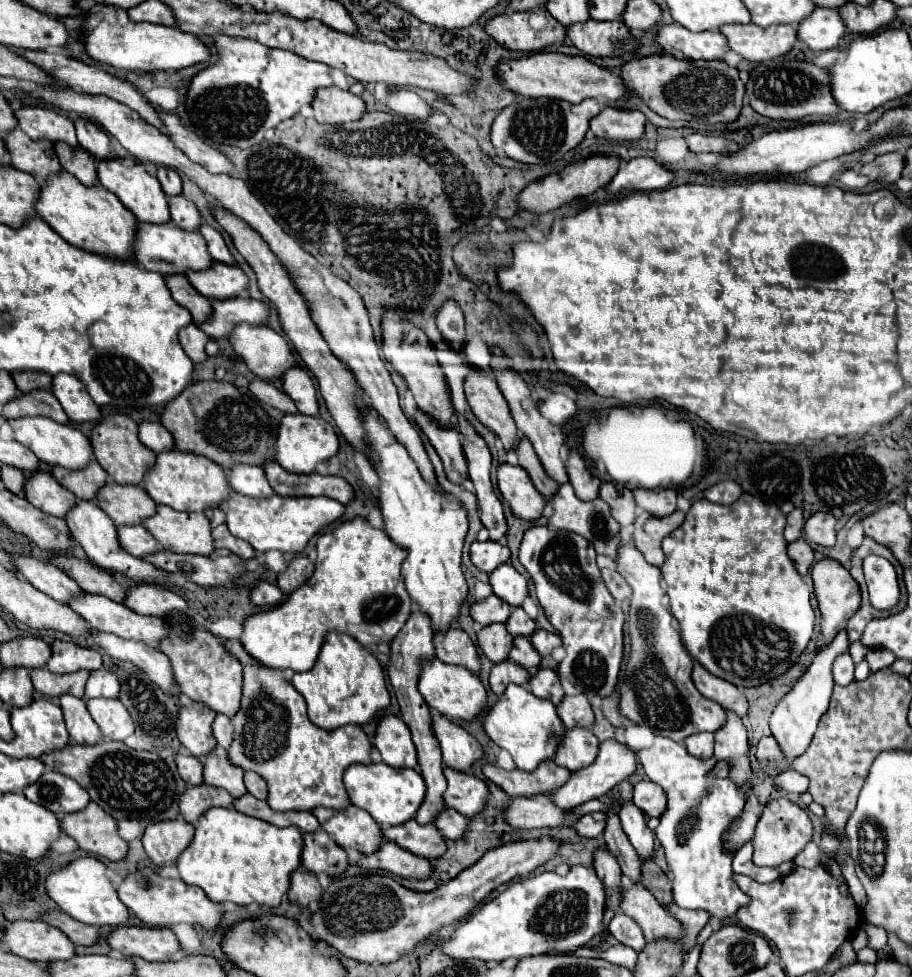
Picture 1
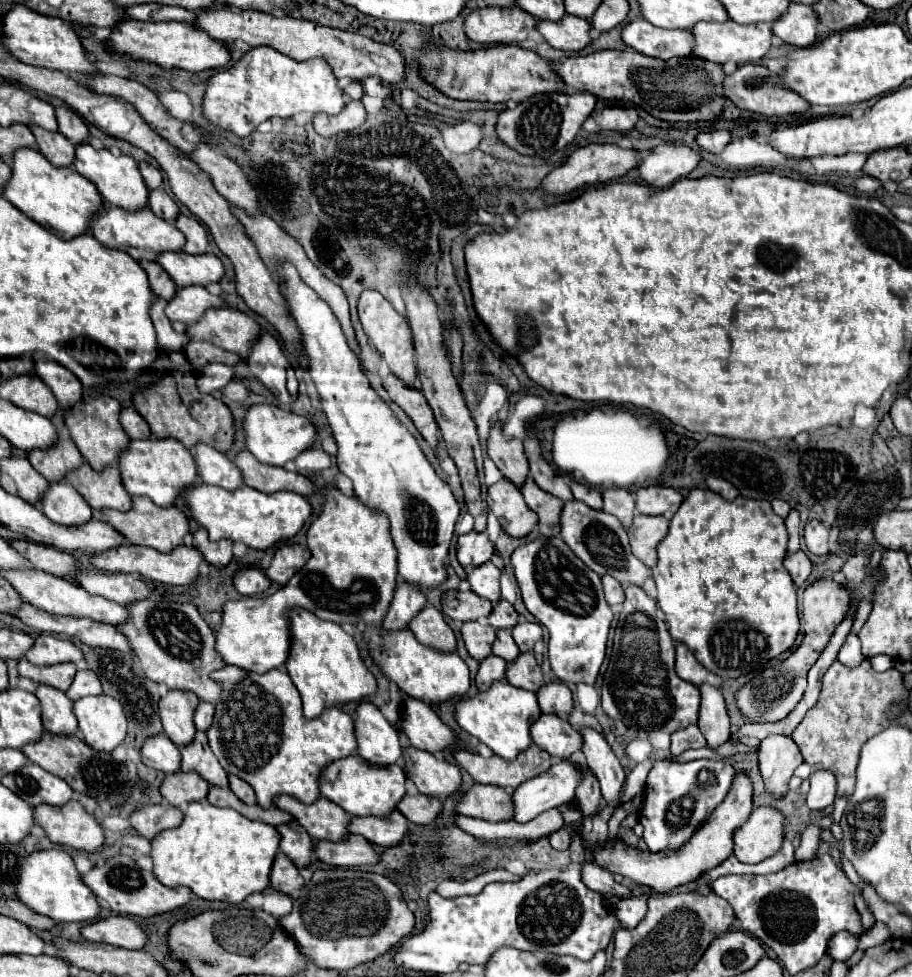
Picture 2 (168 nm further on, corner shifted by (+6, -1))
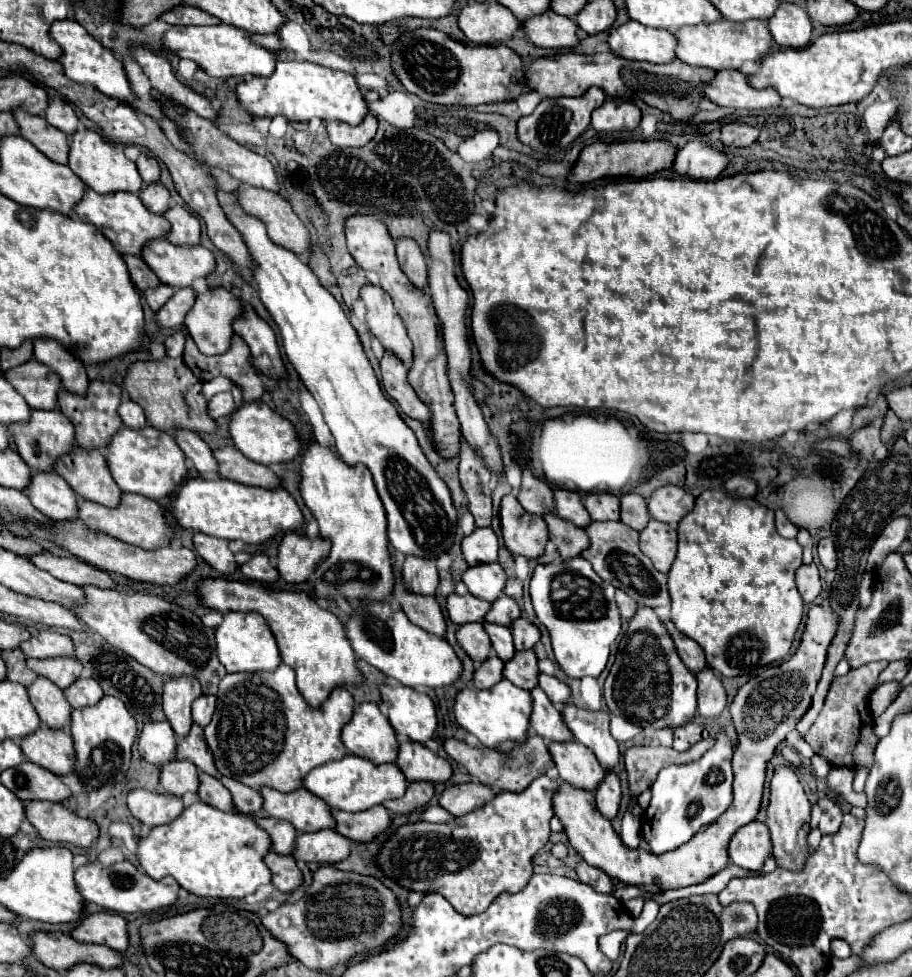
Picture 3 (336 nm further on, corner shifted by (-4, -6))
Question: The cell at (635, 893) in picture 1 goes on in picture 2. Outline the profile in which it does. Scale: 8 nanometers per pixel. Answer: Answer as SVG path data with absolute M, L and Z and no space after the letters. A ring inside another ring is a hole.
M587 861L583 865L583 883L597 893L609 893L609 895L615 895L615 897L621 897L621 899L631 899L633 897L629 887L625 887L621 883L615 883L613 875L607 869L599 867L597 863Z

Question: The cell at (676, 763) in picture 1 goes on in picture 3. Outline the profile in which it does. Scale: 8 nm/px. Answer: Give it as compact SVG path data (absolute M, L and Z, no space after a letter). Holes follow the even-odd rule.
M725 730L715 734L715 744L697 762L665 766L651 786L653 798L643 814L643 838L653 854L663 854L691 840L703 824L715 822L733 800L733 742Z

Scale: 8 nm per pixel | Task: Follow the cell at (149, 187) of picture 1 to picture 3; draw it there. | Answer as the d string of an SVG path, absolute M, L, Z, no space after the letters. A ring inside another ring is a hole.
M77 130L71 134L69 144L69 168L95 192L107 194L107 192L133 192L137 194L143 188L143 180L135 168L135 162L127 160L123 152L117 152L111 142L107 142L99 132L95 130Z

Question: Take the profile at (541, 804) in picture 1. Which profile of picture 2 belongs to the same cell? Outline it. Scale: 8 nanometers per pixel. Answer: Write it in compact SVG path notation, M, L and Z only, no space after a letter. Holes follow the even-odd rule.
M475 785L467 795L461 797L457 813L499 823L513 819L513 797L495 785Z

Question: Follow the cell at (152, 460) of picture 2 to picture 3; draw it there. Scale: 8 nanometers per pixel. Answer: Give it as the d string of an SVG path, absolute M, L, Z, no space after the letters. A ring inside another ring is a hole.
M127 426L119 428L107 444L105 460L113 480L123 492L141 494L153 500L171 494L187 478L185 456L181 448L175 444L175 438L169 432L153 430L153 426L145 426L139 430L131 430Z

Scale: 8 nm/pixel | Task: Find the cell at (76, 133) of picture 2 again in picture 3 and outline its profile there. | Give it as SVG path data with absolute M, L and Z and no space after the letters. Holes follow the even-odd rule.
M63 98L49 100L49 106L45 110L45 120L69 136L77 130L77 124L79 124L79 118L77 118L73 106L69 102L65 102Z

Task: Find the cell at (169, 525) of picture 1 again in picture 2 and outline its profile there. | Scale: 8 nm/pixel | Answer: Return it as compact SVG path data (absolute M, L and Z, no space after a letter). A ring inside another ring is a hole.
M133 497L133 509L129 511L115 511L115 509L105 509L95 513L97 519L111 523L119 533L125 535L125 539L133 545L143 545L143 547L153 547L157 551L169 553L183 545L185 535L189 533L189 519L187 515L177 509L177 507L157 507L149 497Z

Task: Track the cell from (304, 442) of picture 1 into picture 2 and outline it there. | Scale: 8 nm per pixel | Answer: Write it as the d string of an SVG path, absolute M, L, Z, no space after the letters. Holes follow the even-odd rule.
M251 405L249 413L245 415L245 437L249 451L267 465L283 467L287 461L293 461L299 453L313 447L317 441L317 429L315 425L301 415L295 415L289 409L277 407L277 405Z

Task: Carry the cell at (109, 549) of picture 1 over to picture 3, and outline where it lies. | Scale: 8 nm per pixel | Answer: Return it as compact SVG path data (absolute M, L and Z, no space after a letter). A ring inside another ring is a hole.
M33 472L25 494L35 510L51 520L69 520L77 516L79 496L75 496L67 482L55 472Z

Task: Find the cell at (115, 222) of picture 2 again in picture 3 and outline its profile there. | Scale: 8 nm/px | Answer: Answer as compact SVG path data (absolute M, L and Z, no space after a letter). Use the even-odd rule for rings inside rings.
M87 188L83 192L83 200L79 200L75 204L75 214L83 220L83 222L91 222L95 224L103 236L121 252L121 254L135 254L139 256L143 244L151 238L165 238L167 234L167 220L159 214L151 214L143 202L137 198L137 194L123 194L123 192L117 192L117 194L95 194L95 190ZM125 232L129 234L127 238L127 244L121 242L119 234Z

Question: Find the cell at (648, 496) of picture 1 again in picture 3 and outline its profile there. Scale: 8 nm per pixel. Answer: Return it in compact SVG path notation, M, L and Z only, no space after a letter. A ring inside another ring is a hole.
M661 486L649 498L649 514L653 520L665 524L677 524L689 510L693 510L693 494L685 492L681 486Z

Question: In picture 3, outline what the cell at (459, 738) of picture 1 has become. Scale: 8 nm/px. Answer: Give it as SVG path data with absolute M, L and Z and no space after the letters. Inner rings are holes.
M379 684L381 700L387 706L387 718L397 736L425 744L437 728L437 712L431 698L403 684Z

